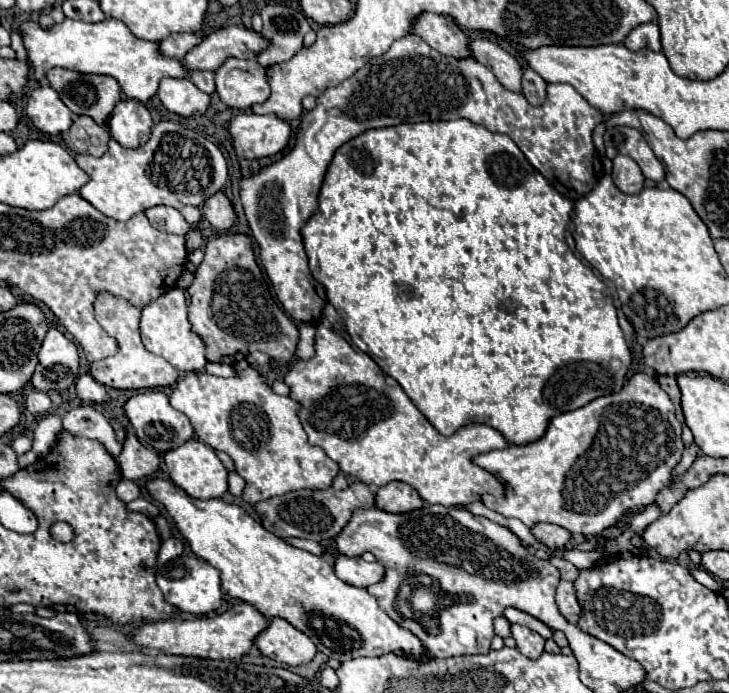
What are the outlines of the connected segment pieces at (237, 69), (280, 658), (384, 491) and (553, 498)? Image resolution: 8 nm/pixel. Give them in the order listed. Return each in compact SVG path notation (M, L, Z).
M228 58L214 74L216 92L230 108L248 110L270 96L266 70L256 60Z
M270 618L268 626L254 638L254 644L264 656L288 666L306 664L316 654L314 642L282 618Z
M390 482L376 492L376 508L390 514L404 514L422 508L424 500L406 482Z
M634 374L622 392L596 398L578 410L552 418L546 434L540 440L526 446L510 444L504 450L478 454L472 458L472 462L500 478L506 486L506 494L502 498L494 498L492 494L482 496L486 508L506 518L518 518L528 528L538 522L550 522L566 528L572 534L596 536L614 526L626 512L634 508L644 510L648 504L652 504L658 490L670 482L672 470L680 462L682 452L682 422L676 418L670 396L654 378Z

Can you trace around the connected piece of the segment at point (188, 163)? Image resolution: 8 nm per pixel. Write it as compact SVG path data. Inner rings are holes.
M182 122L154 124L152 136L144 144L144 150L130 150L110 140L106 154L100 158L90 154L76 154L74 158L76 164L90 176L78 194L104 216L122 222L158 204L166 204L176 210L184 208L186 204L200 206L228 180L228 166L220 148Z

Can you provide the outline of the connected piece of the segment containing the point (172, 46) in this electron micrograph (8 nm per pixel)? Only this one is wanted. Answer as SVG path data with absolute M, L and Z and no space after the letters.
M204 30L192 32L192 34L170 34L170 36L164 38L158 46L160 46L162 54L166 54L166 56L170 56L170 58L182 60L184 54L188 54L188 50L192 50L196 44L200 44L204 36L206 36Z

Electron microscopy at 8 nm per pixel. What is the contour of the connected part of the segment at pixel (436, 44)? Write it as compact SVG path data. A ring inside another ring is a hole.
M426 12L414 22L414 32L444 56L470 58L468 36L448 16Z

